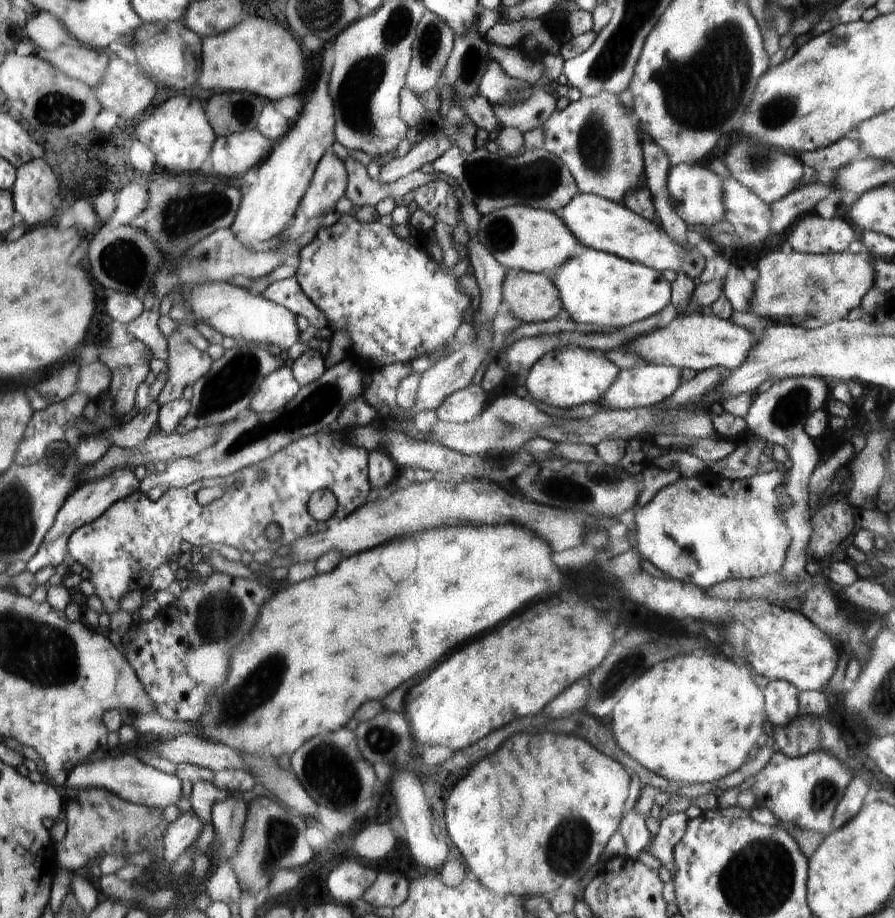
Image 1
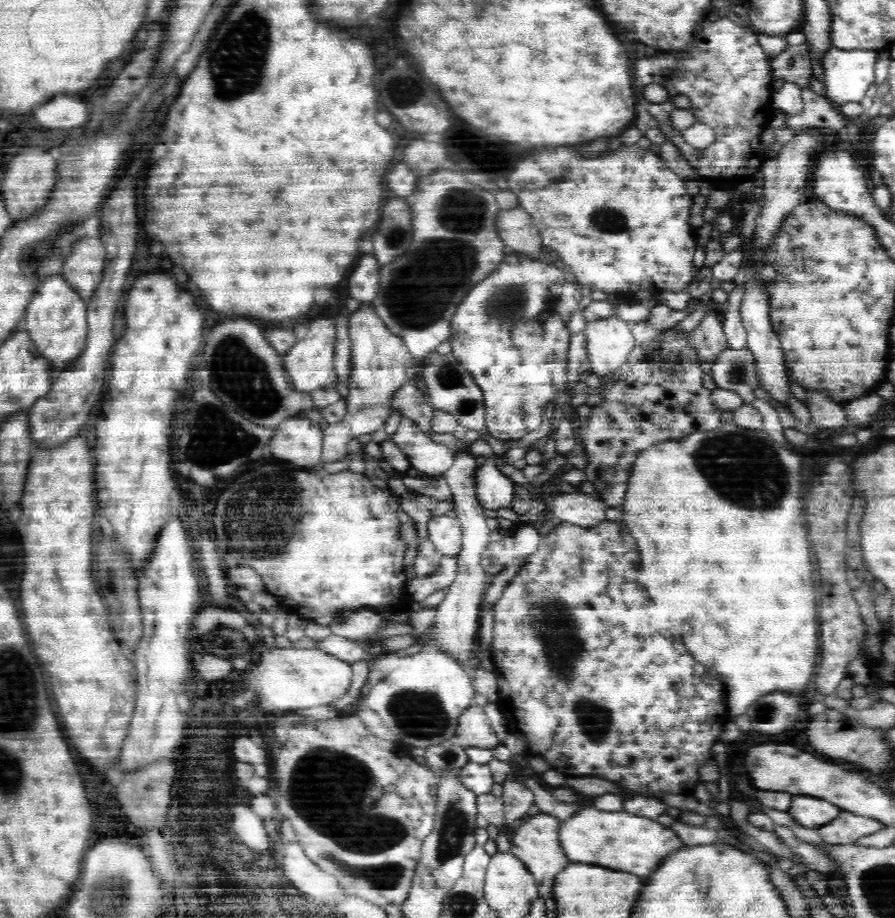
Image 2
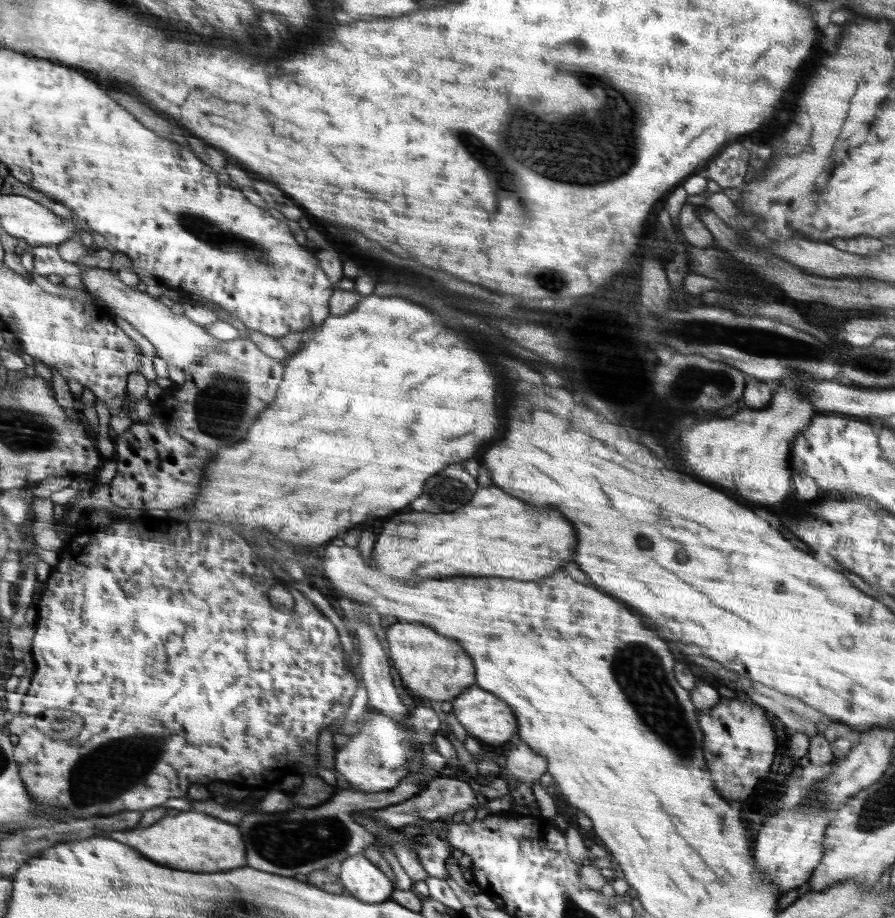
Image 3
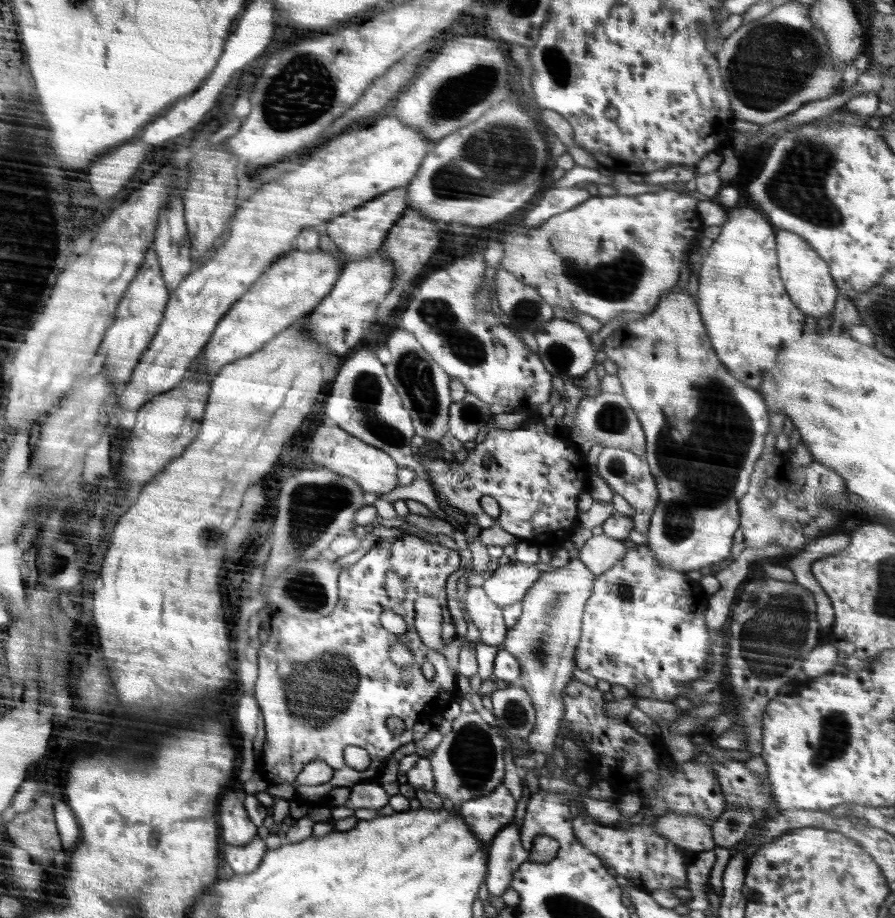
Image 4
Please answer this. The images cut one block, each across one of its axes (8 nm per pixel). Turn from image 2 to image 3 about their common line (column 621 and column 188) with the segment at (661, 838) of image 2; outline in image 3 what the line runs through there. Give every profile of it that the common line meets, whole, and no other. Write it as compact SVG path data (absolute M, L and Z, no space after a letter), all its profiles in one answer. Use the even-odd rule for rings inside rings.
M184 812L180 816L164 818L152 828L138 828L134 832L108 832L114 840L120 840L124 844L132 844L140 848L148 858L184 870L192 872L224 872L232 868L246 866L246 846L244 846L244 834L236 824L230 824L222 818L210 816L206 812Z

